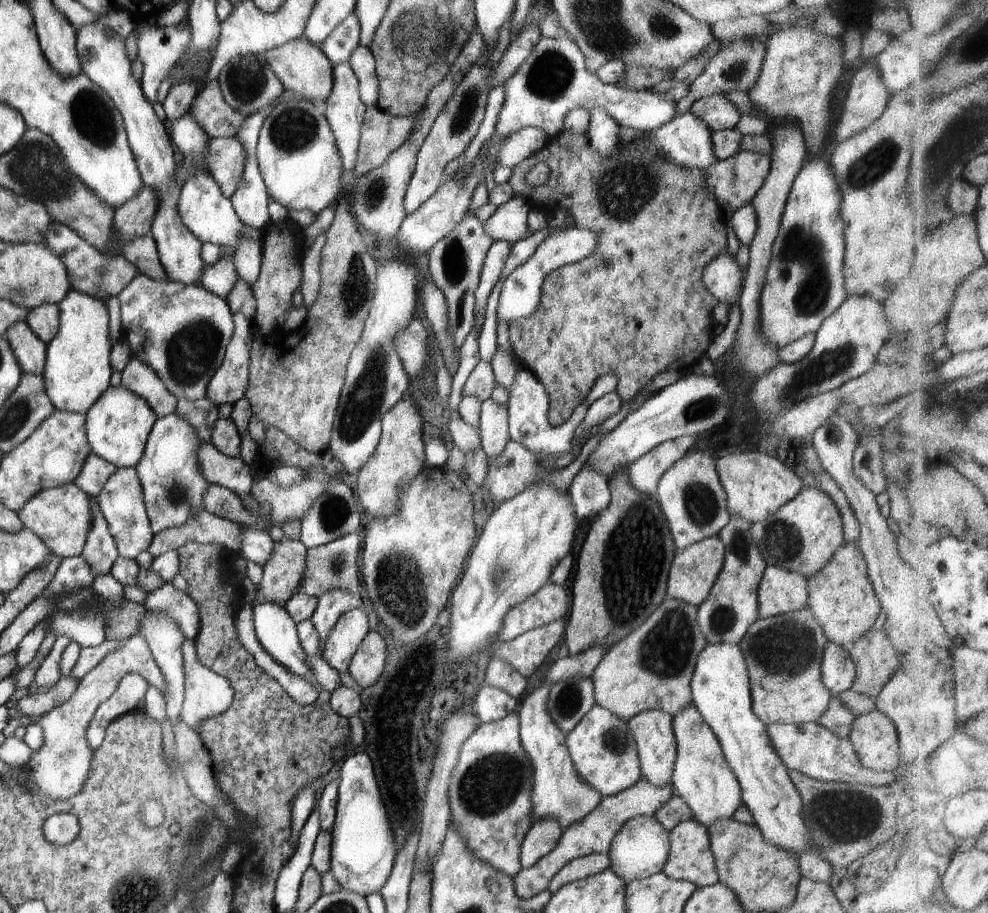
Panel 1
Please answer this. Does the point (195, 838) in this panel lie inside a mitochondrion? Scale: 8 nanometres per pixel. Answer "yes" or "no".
yes

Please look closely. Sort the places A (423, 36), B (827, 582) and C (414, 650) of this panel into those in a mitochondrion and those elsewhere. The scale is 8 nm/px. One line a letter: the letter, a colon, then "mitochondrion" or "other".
A: mitochondrion
B: other
C: mitochondrion

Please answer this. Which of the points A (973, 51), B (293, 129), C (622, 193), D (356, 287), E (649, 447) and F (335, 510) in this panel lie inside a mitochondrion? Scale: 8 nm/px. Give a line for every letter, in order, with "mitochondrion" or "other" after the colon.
A: mitochondrion
B: mitochondrion
C: mitochondrion
D: mitochondrion
E: other
F: mitochondrion

